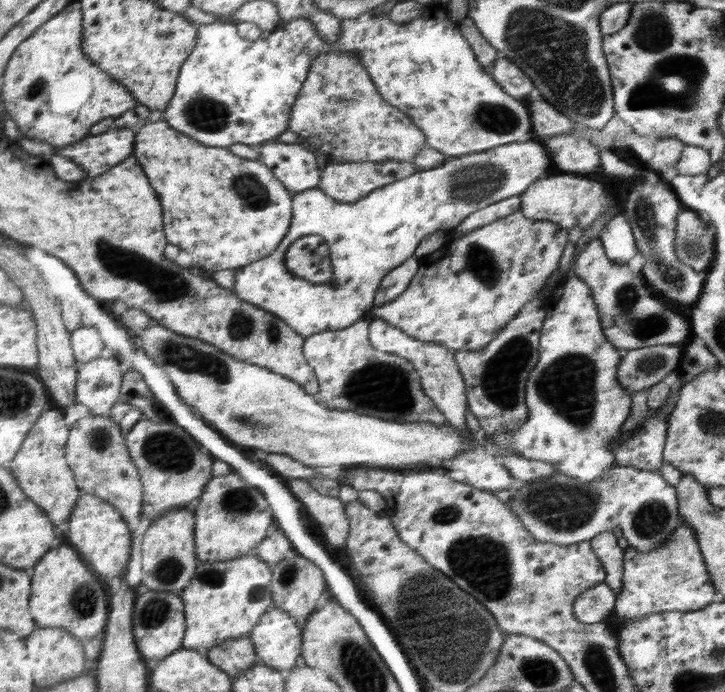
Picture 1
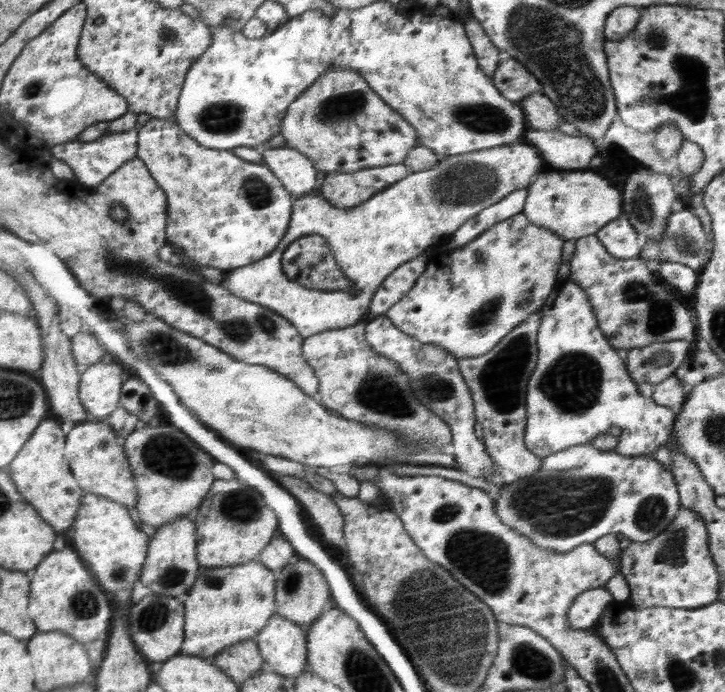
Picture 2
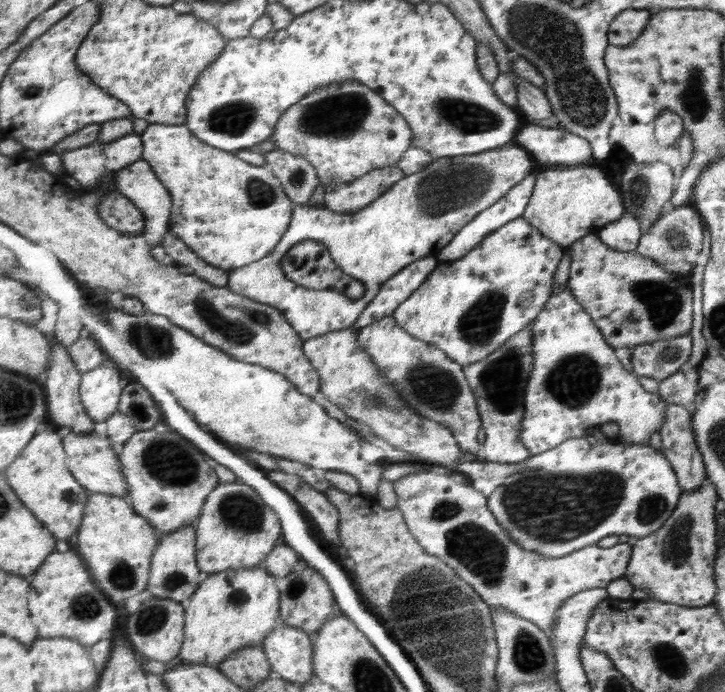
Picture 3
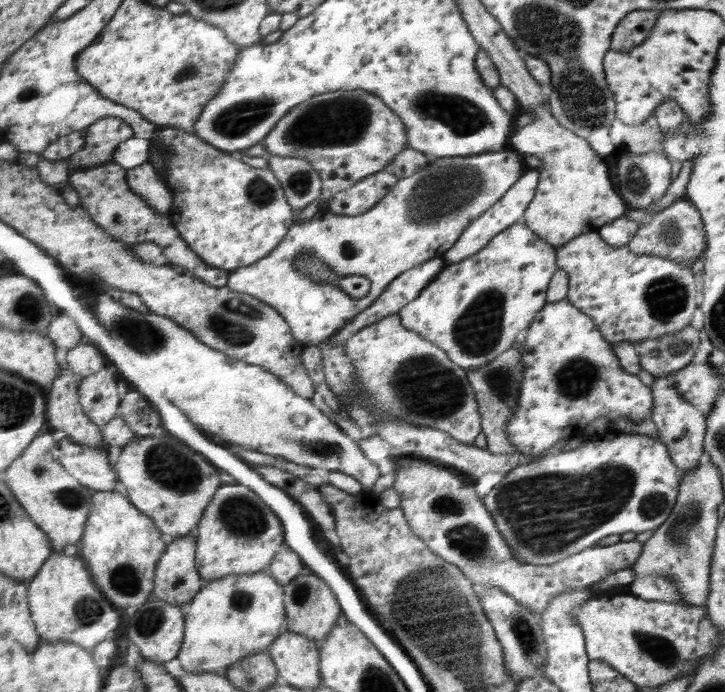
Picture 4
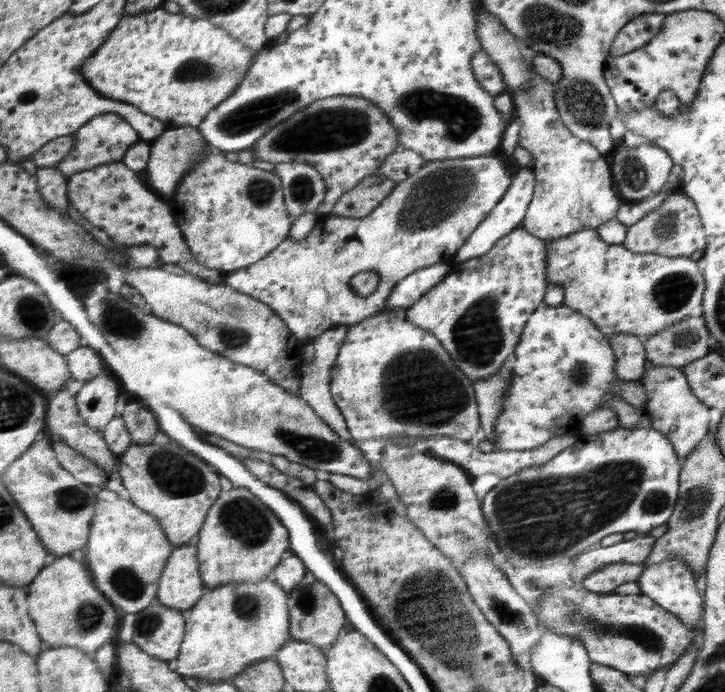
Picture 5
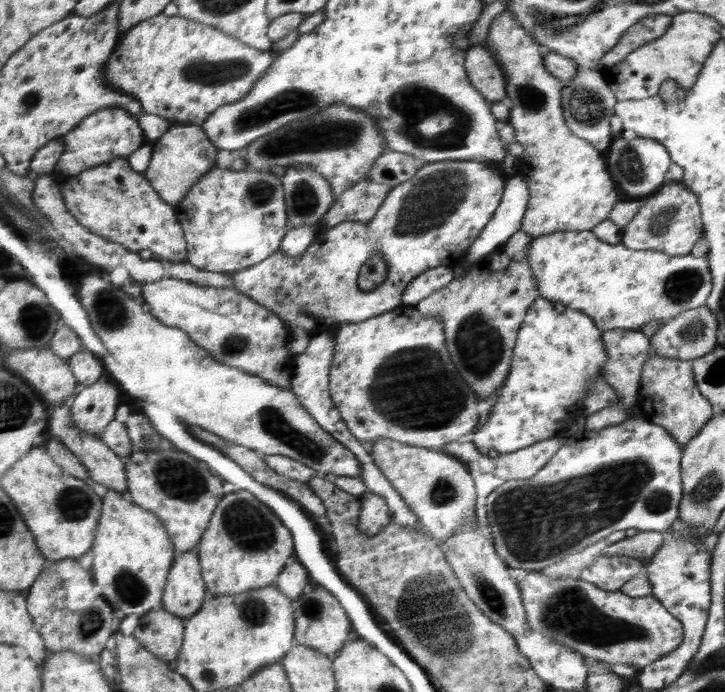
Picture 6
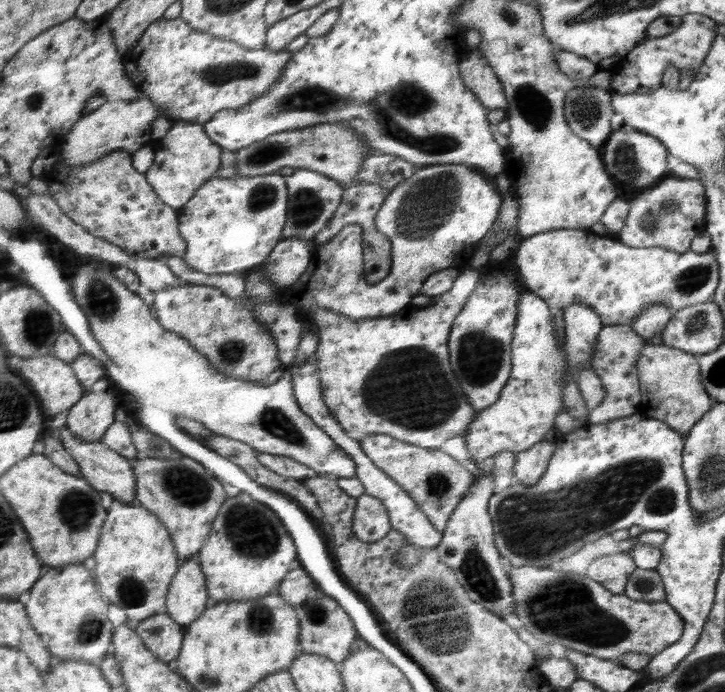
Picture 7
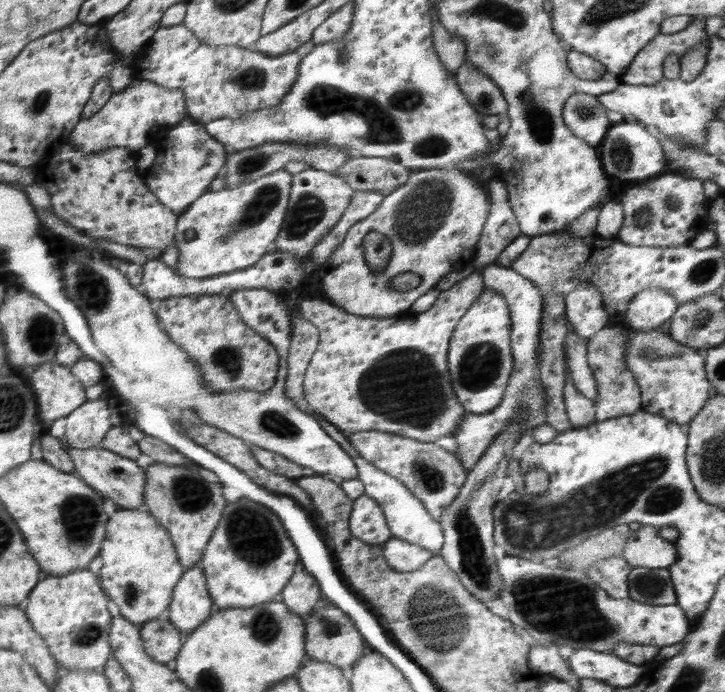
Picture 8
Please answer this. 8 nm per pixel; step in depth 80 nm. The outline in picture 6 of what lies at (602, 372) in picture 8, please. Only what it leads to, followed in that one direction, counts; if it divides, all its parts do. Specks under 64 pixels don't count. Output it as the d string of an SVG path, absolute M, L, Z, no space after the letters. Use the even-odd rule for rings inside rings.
M617 328L606 330L604 332L604 343L609 358L603 371L604 380L614 390L617 390L619 402L612 407L598 410L596 413L585 417L586 431L602 431L610 426L621 424L630 416L630 412L638 405L638 392L640 392L641 372L644 370L645 360L649 358L652 345L649 343L649 337L640 331L630 330L628 328Z

